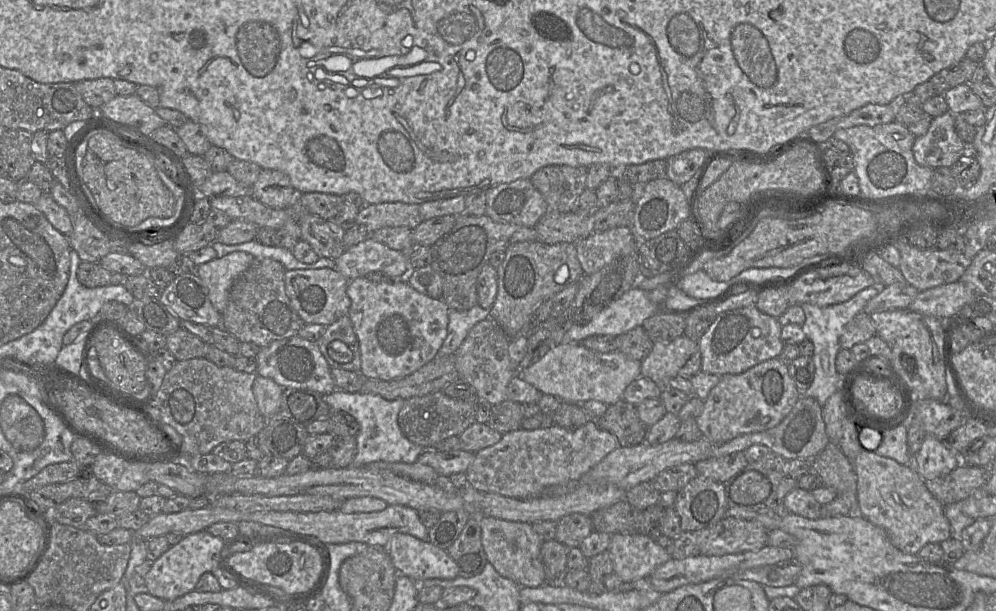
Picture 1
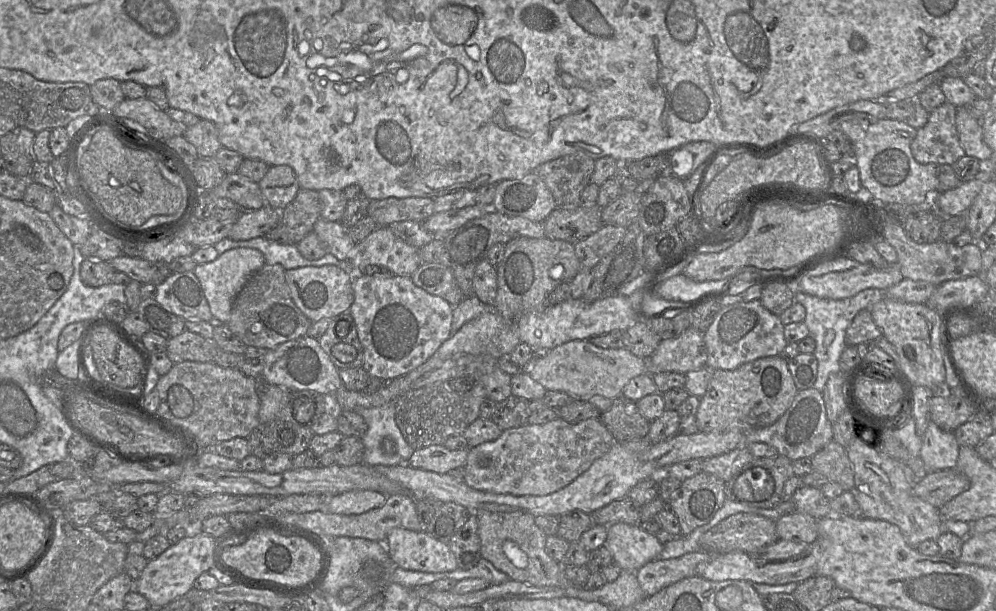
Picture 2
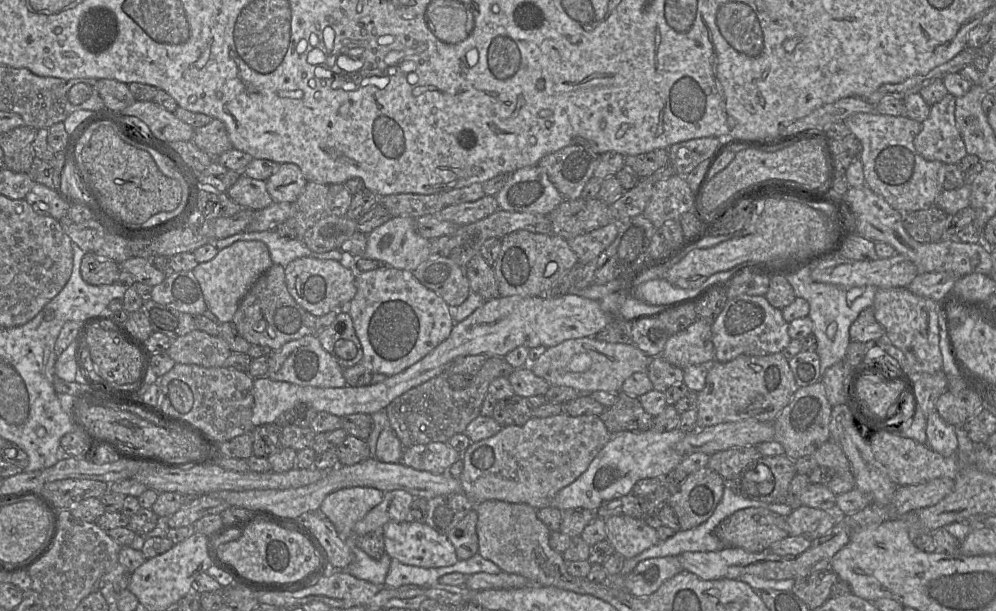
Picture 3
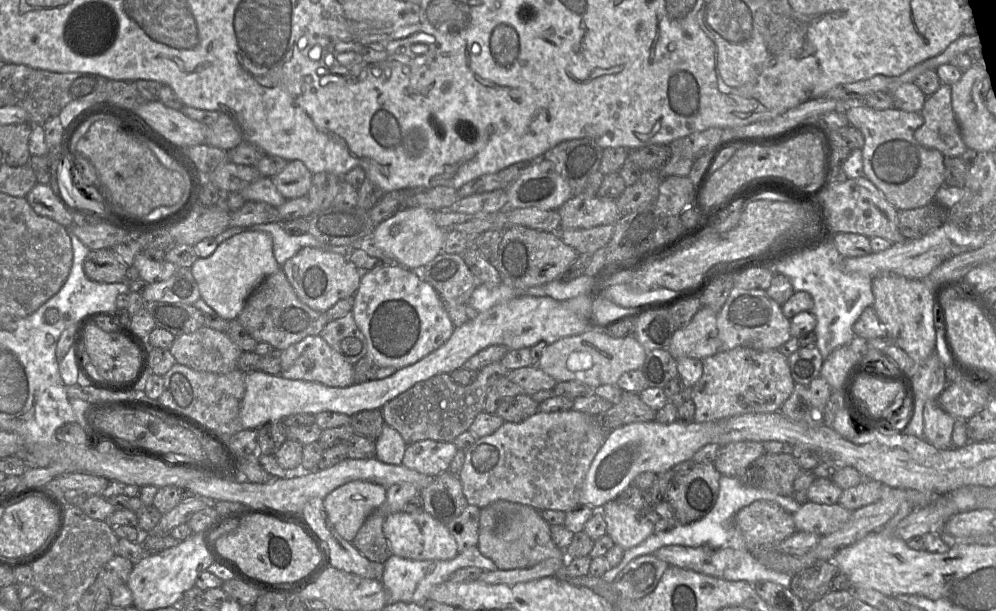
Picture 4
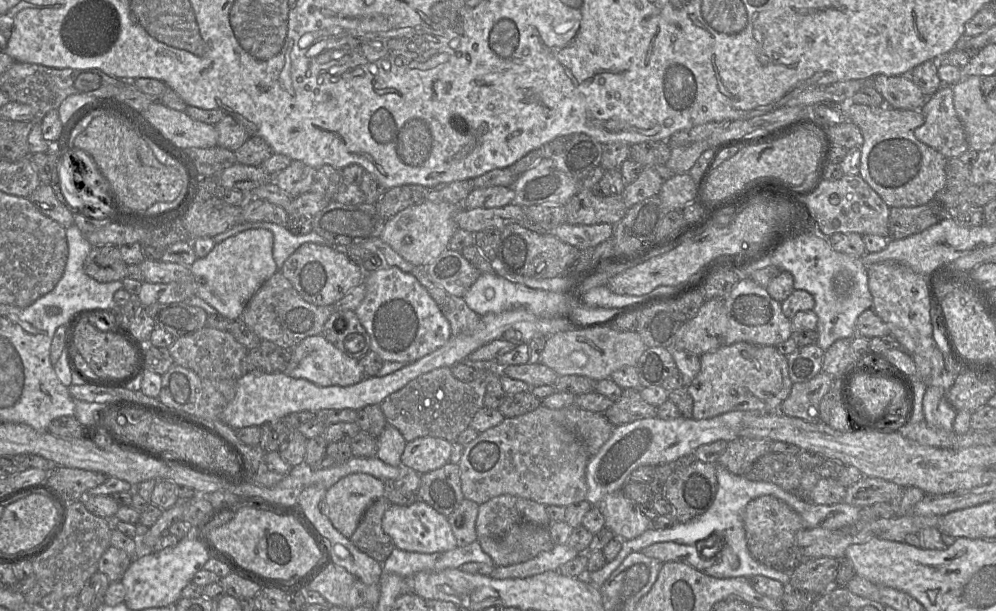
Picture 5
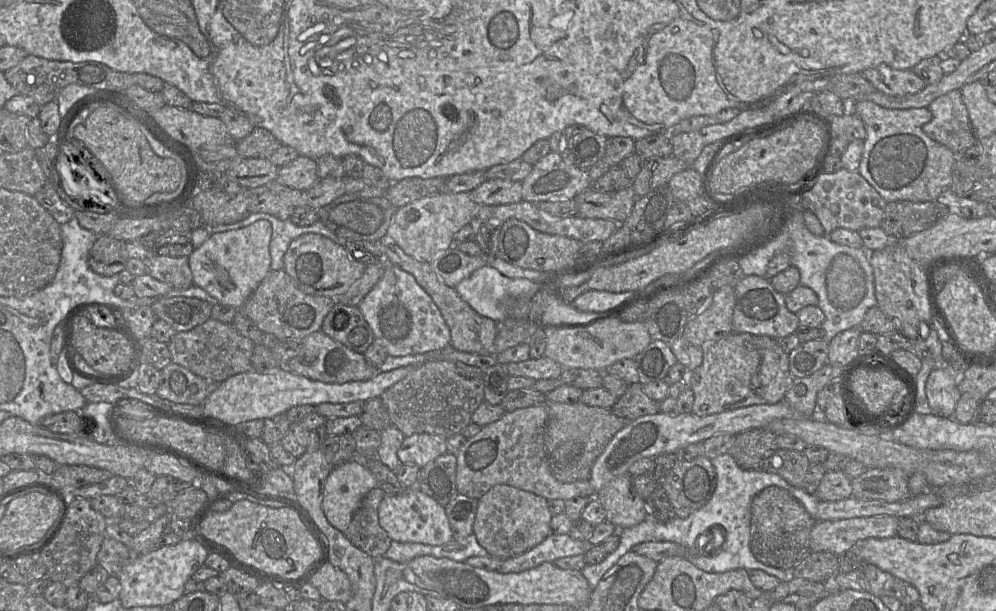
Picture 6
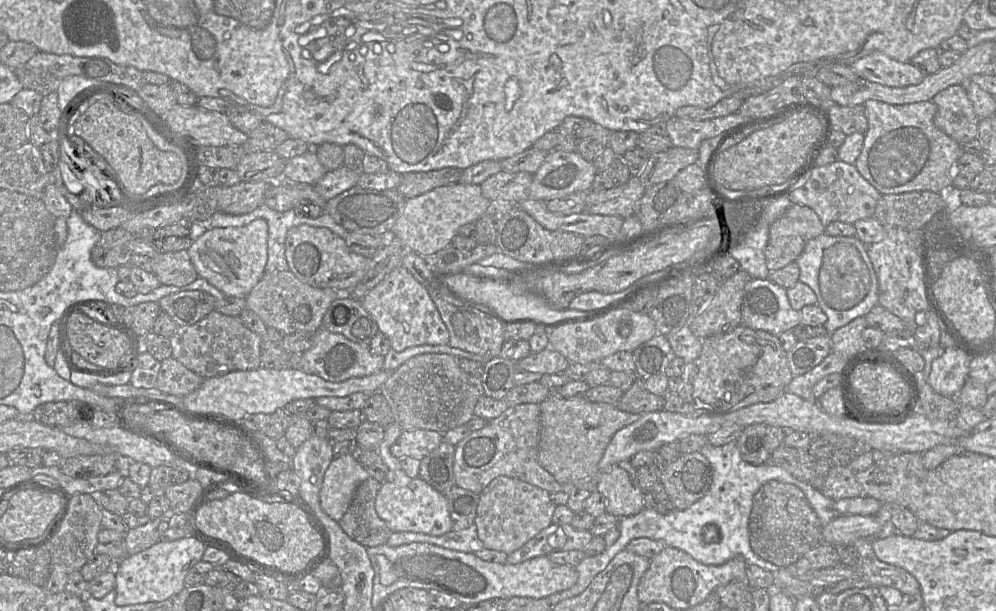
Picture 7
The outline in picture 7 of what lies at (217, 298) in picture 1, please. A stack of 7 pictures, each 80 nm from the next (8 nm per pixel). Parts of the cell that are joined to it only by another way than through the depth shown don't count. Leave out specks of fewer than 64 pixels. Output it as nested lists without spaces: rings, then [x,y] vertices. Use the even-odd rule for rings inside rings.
[[[257,219],[242,227],[211,228],[188,249],[199,277],[226,296],[246,298],[265,274],[267,264],[268,223]]]

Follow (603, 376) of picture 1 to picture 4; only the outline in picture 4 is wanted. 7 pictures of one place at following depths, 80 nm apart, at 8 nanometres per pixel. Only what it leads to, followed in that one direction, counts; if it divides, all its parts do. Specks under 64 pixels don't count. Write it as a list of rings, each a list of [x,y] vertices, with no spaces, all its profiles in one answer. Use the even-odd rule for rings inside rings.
[[[594,326],[582,334],[564,337],[547,344],[537,366],[557,382],[578,381],[594,389],[601,385],[617,384],[623,373],[641,369],[646,353],[645,348],[635,337],[614,338],[607,334],[606,328]]]

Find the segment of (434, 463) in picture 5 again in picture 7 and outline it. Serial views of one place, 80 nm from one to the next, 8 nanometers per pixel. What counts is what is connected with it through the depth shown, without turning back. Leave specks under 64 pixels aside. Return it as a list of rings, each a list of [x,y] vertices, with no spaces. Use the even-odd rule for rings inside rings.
[[[402,430],[391,446],[390,452],[396,457],[413,457],[422,460],[443,441],[443,434],[433,430]]]

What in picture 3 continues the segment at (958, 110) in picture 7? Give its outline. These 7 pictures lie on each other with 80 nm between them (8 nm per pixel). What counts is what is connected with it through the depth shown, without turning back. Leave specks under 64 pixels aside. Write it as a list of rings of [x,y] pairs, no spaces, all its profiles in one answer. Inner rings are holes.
[[[948,93],[940,102],[931,106],[929,116],[922,122],[922,129],[914,138],[914,146],[917,152],[926,160],[938,160],[945,164],[957,164],[968,154],[957,127],[955,105],[956,97]]]

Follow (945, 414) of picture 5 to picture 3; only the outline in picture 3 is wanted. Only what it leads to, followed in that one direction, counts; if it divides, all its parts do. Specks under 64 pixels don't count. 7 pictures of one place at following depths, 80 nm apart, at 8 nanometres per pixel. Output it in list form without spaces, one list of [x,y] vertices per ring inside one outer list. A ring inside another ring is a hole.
[[[935,410],[926,416],[926,436],[926,445],[933,451],[944,457],[956,455],[956,427],[946,423]]]

